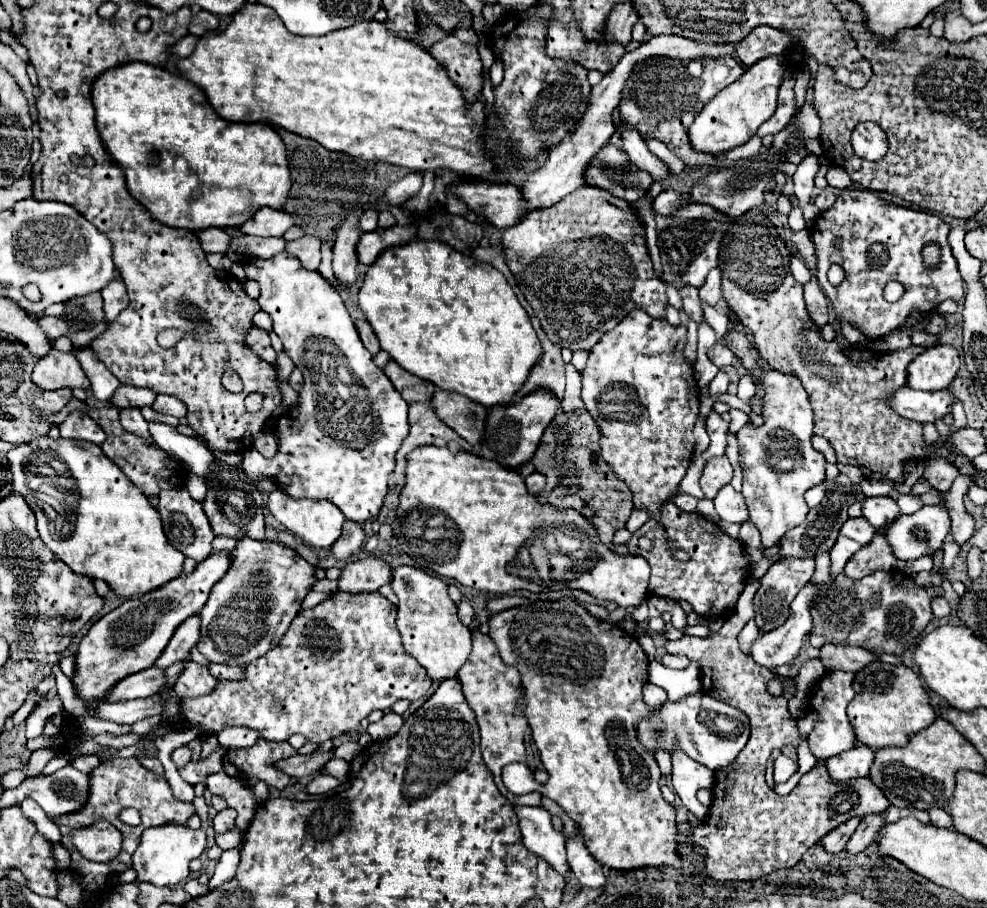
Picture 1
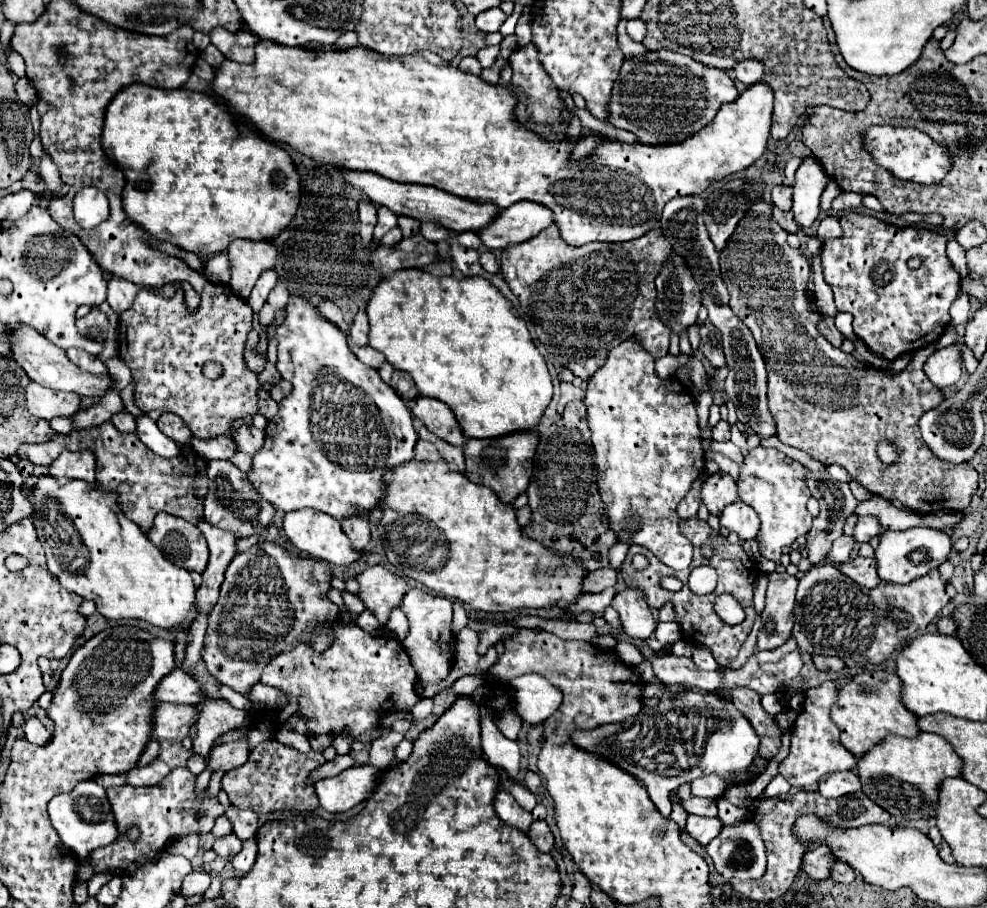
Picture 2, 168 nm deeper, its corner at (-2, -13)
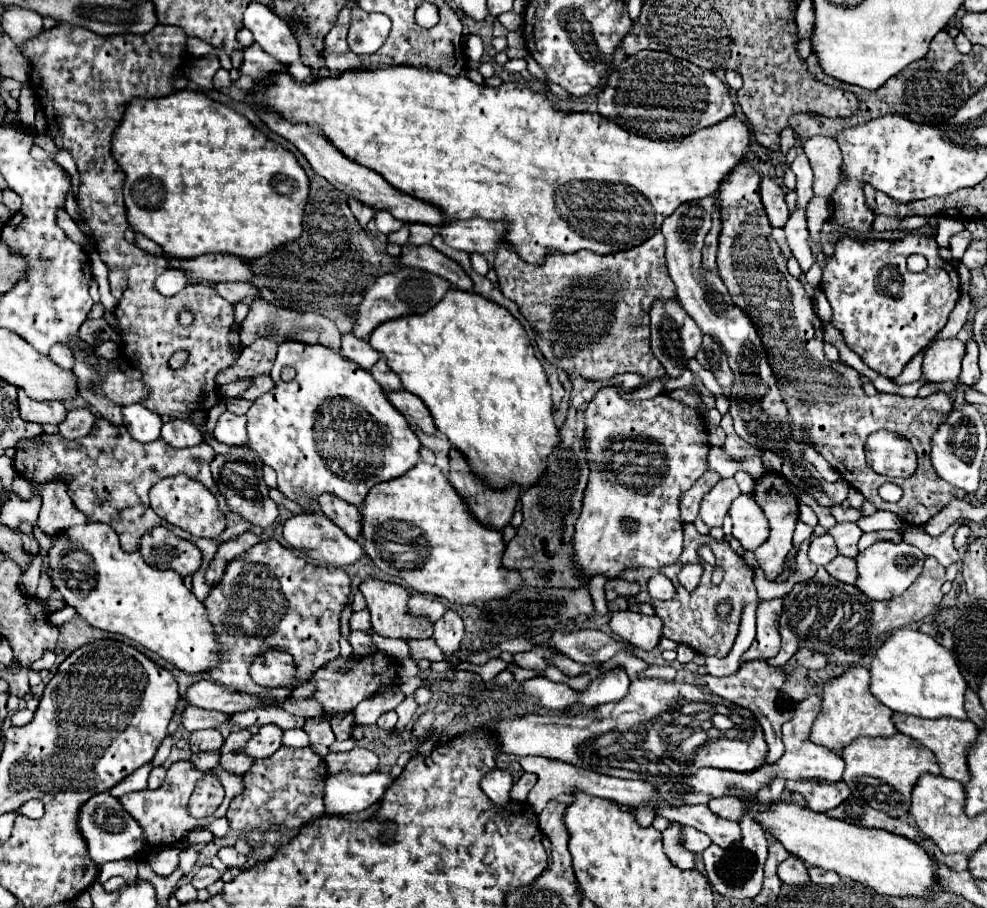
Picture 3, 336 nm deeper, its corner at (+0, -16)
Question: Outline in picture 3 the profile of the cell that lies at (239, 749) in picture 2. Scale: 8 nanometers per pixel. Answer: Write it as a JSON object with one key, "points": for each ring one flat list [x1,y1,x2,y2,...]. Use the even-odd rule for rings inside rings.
{"points":[[265,724,265,726,261,726,261,730,257,734,253,734,253,738,247,742,245,750,255,760,257,758,267,758,267,756,271,756,273,752,277,752,283,746,281,738,283,738,283,730,279,726]]}

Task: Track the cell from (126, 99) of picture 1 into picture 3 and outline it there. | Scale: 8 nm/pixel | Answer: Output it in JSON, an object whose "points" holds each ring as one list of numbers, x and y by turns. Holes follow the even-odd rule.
{"points":[[179,90,163,98,135,98,113,134,113,158,125,172,129,226,159,244,167,256,231,254,253,260,301,236,309,178,297,158,253,128,245,116,201,92]]}

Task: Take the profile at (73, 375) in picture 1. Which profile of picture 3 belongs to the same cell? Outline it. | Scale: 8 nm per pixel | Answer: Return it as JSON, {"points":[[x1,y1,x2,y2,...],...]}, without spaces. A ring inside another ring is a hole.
{"points":[[19,390,17,394,19,394,19,400,17,400,19,416,25,422,59,424,67,416,67,410,65,410,65,406,61,402,53,402,53,404,49,404,49,402,35,402,23,390]]}

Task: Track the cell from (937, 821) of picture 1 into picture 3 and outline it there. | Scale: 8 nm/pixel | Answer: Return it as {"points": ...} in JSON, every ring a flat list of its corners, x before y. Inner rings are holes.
{"points":[[935,848,935,858,937,858,939,862,947,864,949,868,957,870,957,872,961,872,961,870,969,870,969,858,967,858,967,856,959,856,959,854,951,856,951,854,943,854,939,848]]}

